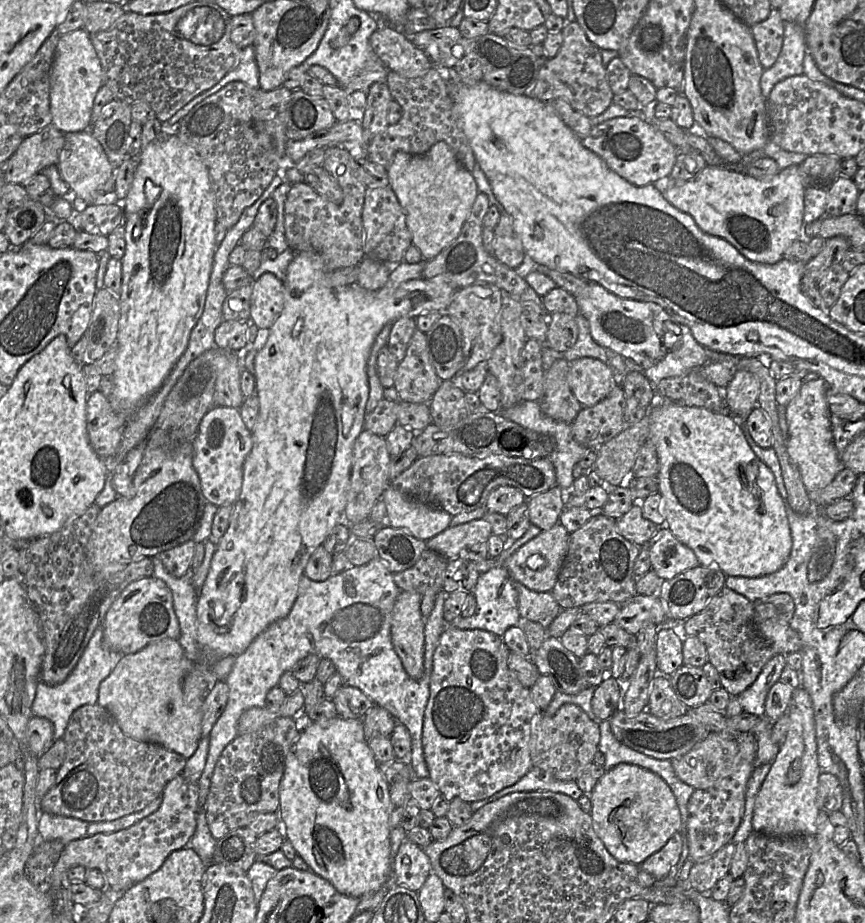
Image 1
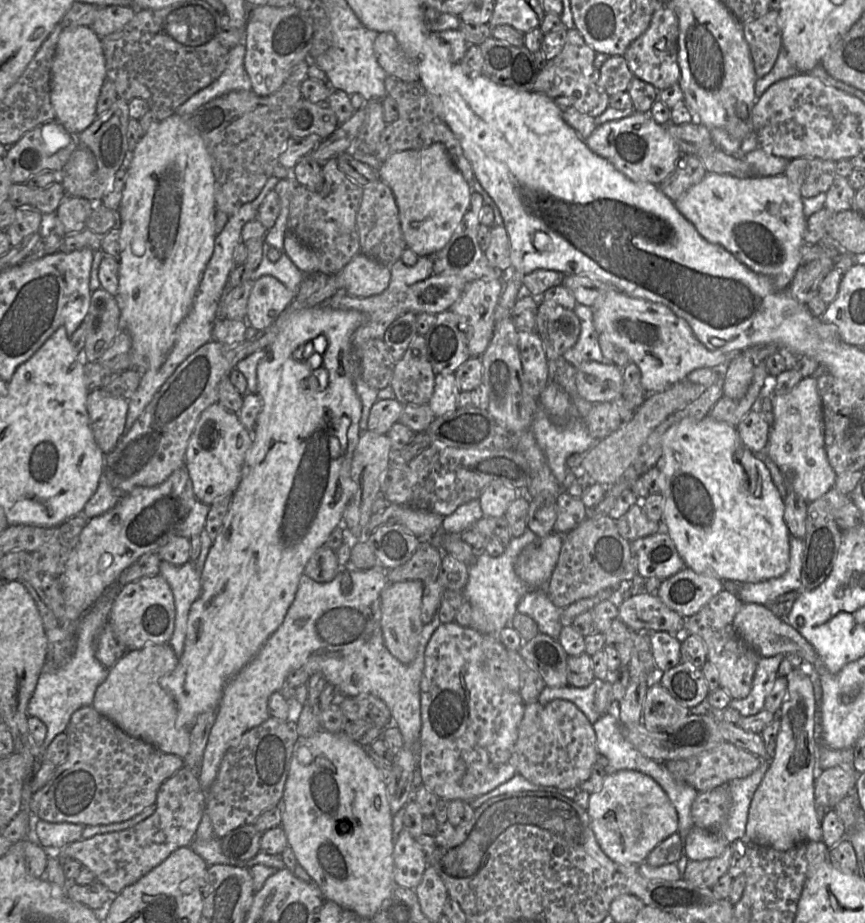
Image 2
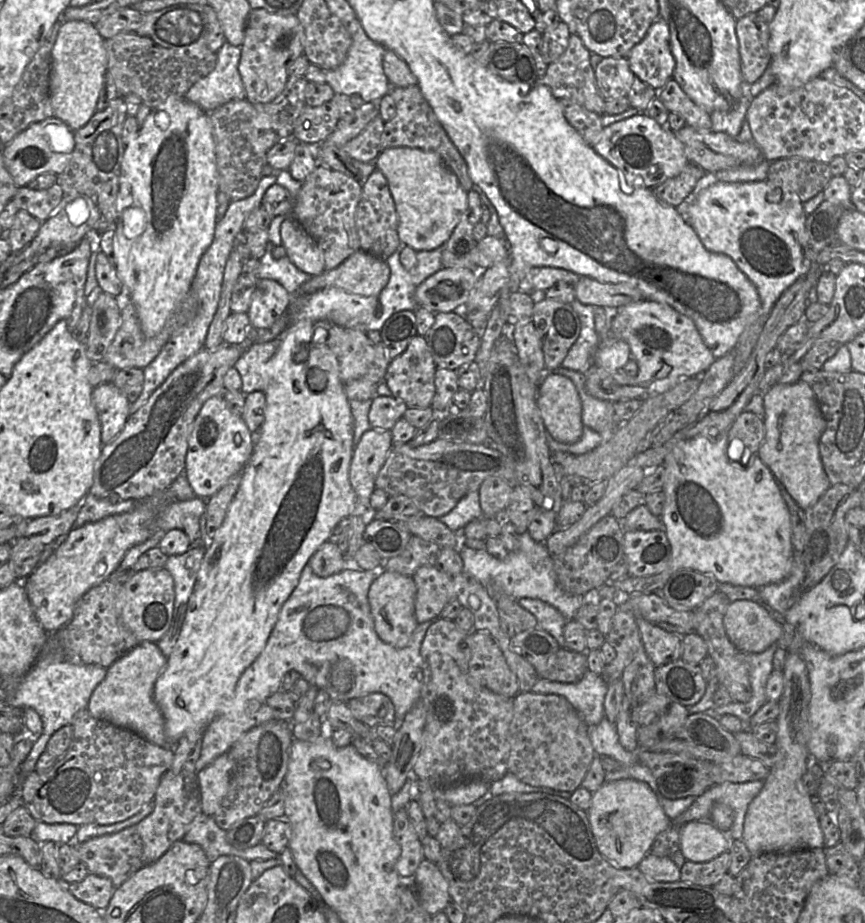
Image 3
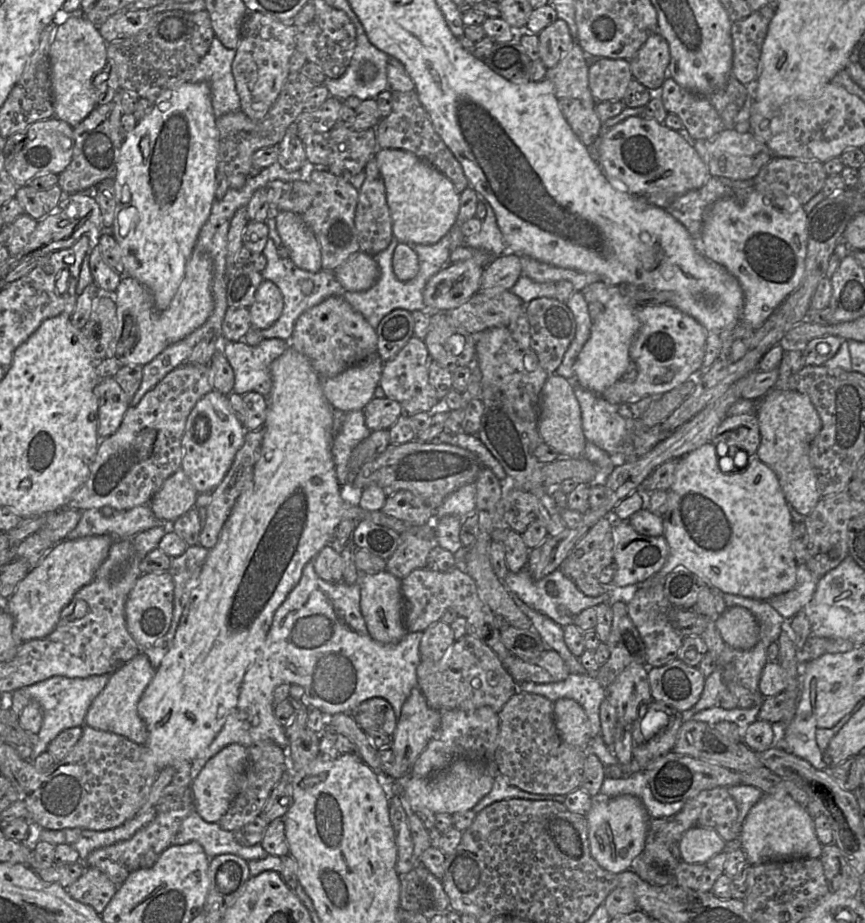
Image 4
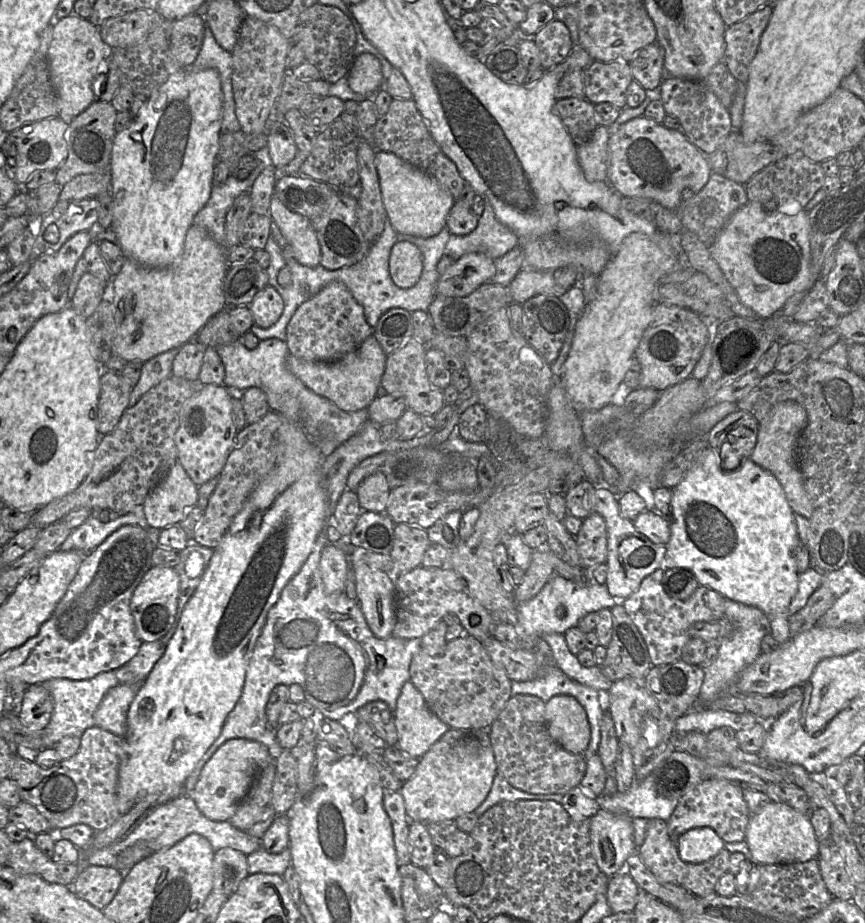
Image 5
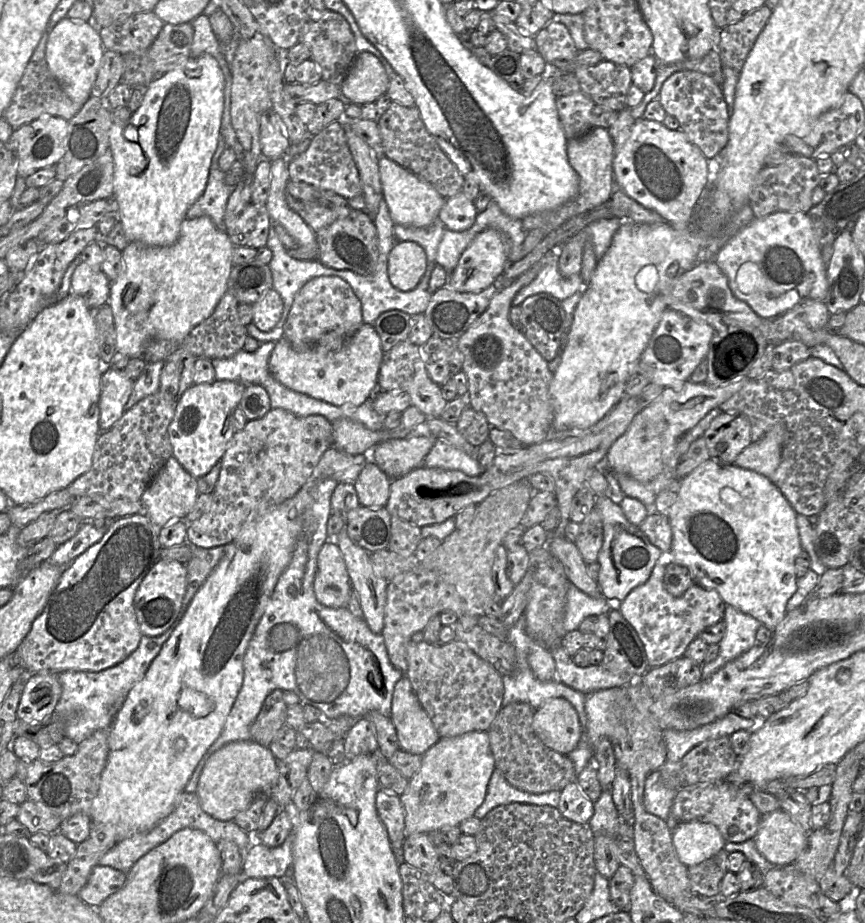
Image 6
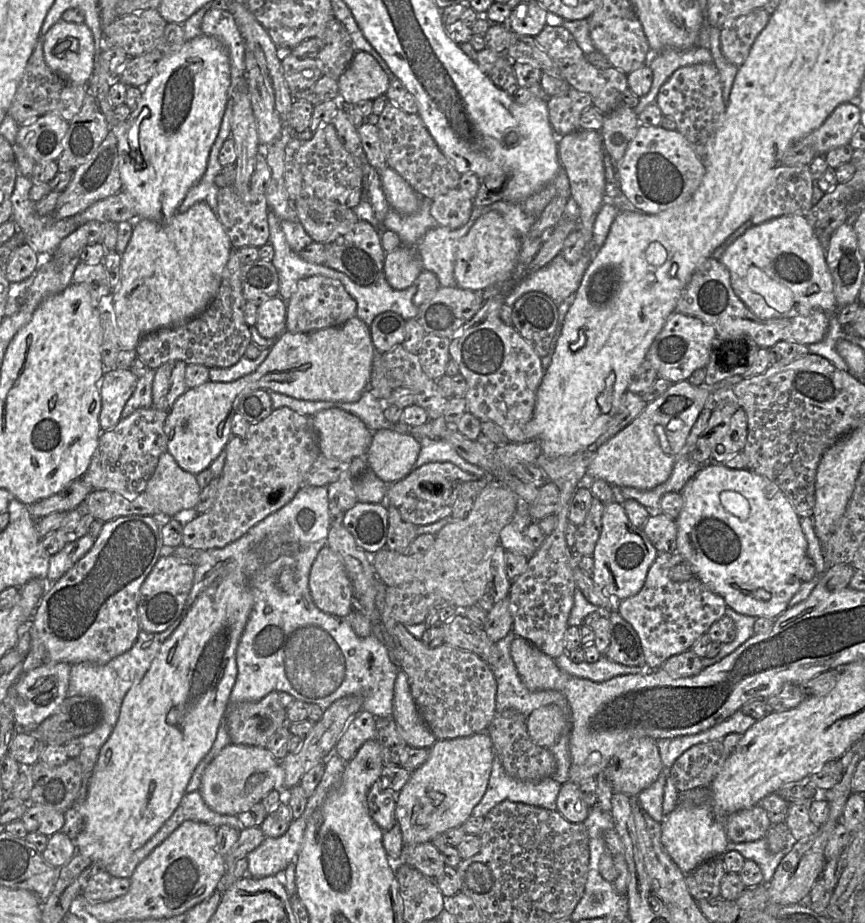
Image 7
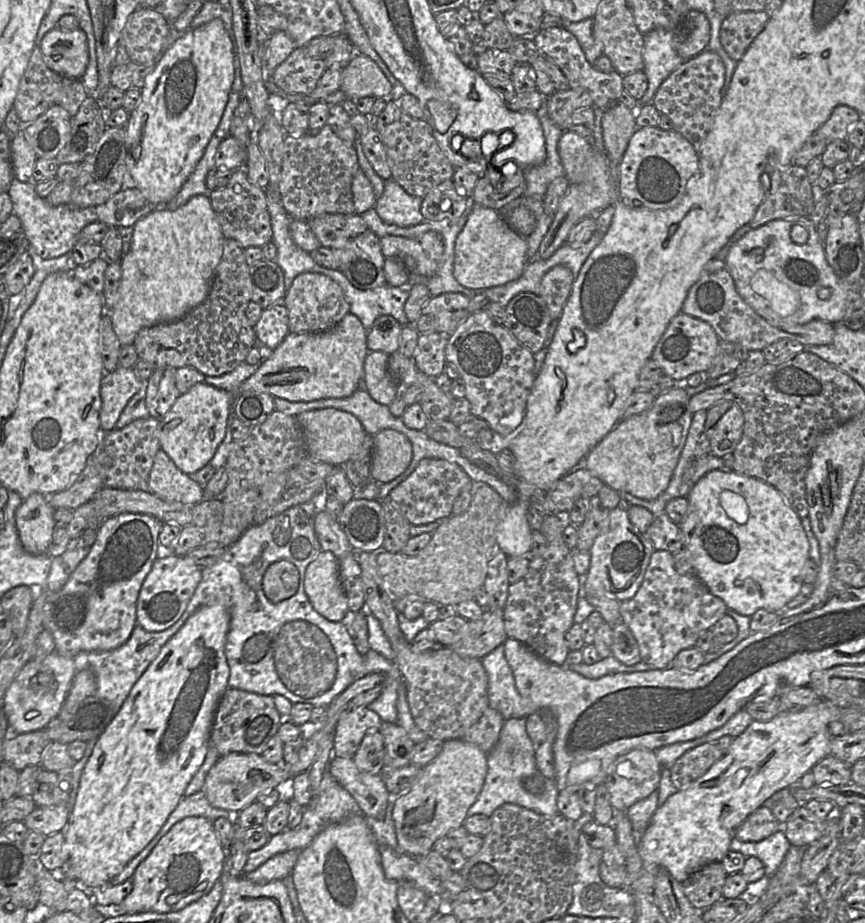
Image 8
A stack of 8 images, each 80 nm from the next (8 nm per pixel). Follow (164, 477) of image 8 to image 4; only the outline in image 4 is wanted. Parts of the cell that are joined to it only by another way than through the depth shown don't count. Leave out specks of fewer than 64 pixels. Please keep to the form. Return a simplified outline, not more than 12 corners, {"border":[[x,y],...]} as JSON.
{"border":[[180,468],[148,503],[171,524],[196,506],[198,492]]}

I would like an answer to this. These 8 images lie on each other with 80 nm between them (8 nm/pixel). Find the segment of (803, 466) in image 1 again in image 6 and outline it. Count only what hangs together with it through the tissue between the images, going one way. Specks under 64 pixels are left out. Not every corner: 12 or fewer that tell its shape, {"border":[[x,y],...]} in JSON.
{"border":[[785,425],[746,447],[734,465],[772,477],[781,462]]}

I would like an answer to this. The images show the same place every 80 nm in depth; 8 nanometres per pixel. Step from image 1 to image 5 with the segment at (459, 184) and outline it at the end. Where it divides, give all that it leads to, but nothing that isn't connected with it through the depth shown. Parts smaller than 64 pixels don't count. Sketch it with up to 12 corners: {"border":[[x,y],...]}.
{"border":[[375,151],[387,217],[398,234],[428,238],[456,199],[436,178]]}

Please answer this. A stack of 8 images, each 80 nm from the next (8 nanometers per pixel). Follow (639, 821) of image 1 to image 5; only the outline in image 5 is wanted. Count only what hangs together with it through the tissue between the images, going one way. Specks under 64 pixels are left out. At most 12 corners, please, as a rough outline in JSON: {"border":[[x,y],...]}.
{"border":[[599,809],[592,854],[613,876],[637,851],[632,819]]}

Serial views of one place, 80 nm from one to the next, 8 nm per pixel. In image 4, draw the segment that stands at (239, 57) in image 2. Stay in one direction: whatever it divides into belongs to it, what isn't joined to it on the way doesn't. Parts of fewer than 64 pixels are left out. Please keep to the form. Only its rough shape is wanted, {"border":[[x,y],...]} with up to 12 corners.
{"border":[[216,36],[190,82],[210,86],[216,118],[240,110],[236,50]]}

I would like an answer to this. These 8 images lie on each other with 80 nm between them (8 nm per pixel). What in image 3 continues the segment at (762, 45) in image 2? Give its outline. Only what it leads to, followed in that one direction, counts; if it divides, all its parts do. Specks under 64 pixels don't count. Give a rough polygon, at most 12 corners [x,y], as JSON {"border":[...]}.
{"border":[[776,8],[736,20],[741,74],[749,84],[770,65]]}

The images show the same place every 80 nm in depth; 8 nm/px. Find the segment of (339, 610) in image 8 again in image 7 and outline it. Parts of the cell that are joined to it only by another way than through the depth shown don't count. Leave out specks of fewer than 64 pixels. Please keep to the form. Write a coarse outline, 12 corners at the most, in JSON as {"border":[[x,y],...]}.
{"border":[[325,545],[309,574],[313,602],[347,617],[352,584]]}

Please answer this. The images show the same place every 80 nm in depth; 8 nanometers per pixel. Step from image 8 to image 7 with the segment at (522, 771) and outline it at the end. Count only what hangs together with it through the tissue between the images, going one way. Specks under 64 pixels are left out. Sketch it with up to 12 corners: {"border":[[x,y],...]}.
{"border":[[495,755],[486,792],[471,816],[504,801],[556,811],[553,778],[515,779]]}

